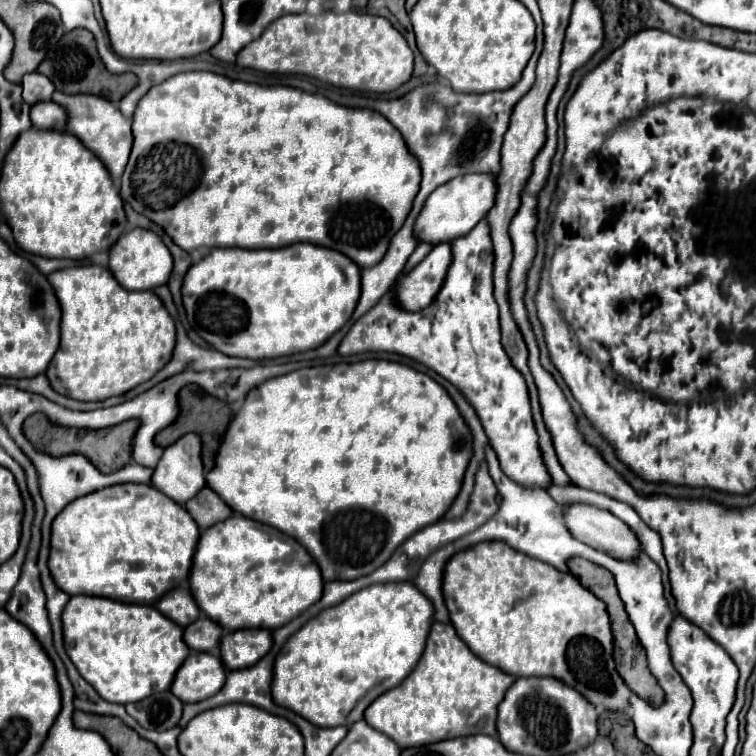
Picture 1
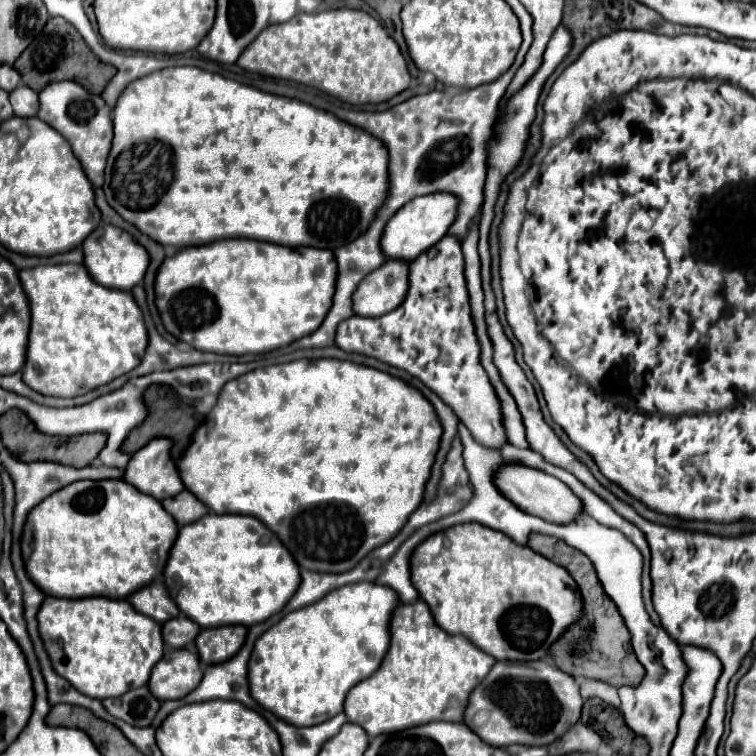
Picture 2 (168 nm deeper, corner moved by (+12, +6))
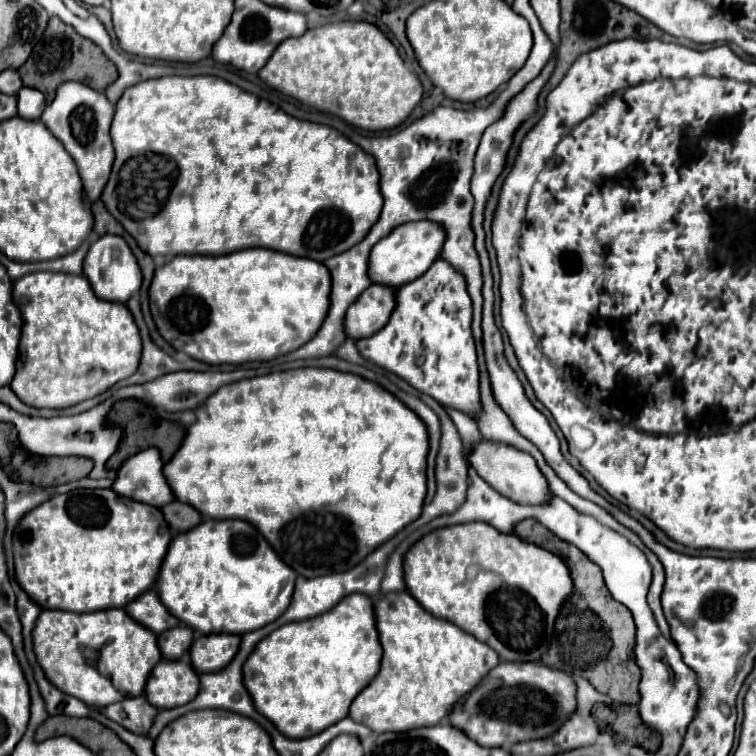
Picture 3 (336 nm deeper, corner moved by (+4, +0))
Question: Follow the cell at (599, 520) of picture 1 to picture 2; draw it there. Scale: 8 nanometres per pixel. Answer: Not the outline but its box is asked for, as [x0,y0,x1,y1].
[494,462,582,524]

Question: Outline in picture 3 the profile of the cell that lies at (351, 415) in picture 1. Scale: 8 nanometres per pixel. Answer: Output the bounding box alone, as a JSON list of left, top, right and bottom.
[164,368,430,578]

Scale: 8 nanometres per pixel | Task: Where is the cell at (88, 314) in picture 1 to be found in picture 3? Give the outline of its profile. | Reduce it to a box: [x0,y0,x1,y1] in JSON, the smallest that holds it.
[10,272,142,408]

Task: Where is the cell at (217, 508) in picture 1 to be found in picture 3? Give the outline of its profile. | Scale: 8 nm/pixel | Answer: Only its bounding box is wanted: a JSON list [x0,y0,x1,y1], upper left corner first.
[162,500,202,534]

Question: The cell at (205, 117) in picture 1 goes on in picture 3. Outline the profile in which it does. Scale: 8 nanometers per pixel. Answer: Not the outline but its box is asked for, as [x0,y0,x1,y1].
[102,76,382,262]

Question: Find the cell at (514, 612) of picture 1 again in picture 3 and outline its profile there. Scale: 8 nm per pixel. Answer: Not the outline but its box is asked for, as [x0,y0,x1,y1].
[404,522,574,662]

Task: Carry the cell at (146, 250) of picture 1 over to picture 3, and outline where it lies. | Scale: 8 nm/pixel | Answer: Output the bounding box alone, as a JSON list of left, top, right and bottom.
[84,234,142,302]

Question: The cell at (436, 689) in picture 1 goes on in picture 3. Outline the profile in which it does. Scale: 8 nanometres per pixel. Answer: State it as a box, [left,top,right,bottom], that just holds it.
[350,592,500,734]

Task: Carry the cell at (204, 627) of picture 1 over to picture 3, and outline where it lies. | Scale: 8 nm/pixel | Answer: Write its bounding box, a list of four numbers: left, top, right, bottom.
[158,626,194,660]

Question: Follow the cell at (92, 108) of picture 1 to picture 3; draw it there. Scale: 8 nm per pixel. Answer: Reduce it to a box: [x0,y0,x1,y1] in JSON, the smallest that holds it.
[40,82,114,202]

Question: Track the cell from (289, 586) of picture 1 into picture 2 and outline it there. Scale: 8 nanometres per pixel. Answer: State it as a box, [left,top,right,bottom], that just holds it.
[164,514,300,628]

